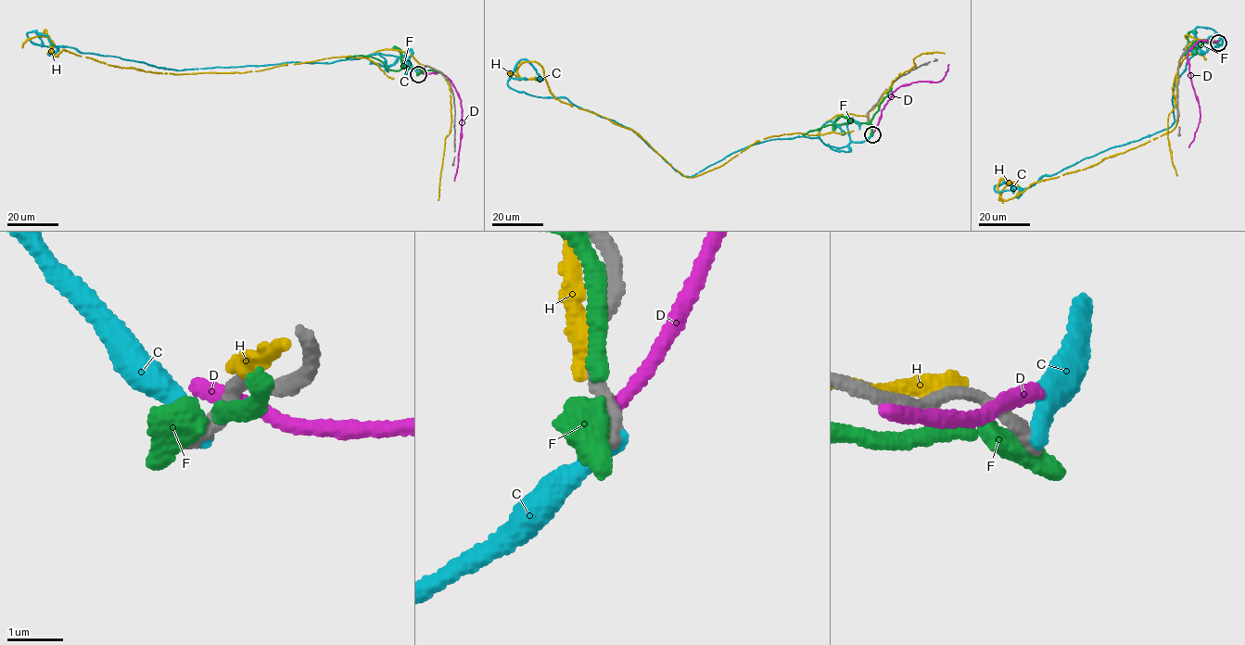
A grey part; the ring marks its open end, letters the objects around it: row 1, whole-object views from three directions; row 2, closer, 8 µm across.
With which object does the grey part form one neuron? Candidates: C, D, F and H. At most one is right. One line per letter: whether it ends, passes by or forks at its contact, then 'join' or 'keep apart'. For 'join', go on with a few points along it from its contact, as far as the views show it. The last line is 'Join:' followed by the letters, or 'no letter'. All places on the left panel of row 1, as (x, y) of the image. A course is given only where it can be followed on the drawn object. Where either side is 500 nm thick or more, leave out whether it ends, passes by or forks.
C: it ends there; keep apart
D: it ends there; keep apart
F: keep apart
H: it ends there; keep apart
Join: no letter

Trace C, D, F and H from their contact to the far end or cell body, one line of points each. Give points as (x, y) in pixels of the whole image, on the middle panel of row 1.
C: (872, 134), (839, 147), (773, 139), (686, 176), (628, 128), (507, 84), (522, 59), (536, 77)
D: (872, 132), (881, 110), (892, 94), (903, 85), (920, 81), (939, 82), (948, 70), (948, 64)
F: (872, 134), (871, 126), (851, 120), (802, 134)
H: (871, 131), (835, 115), (687, 177), (634, 131), (552, 95), (538, 63), (520, 65), (534, 77)

